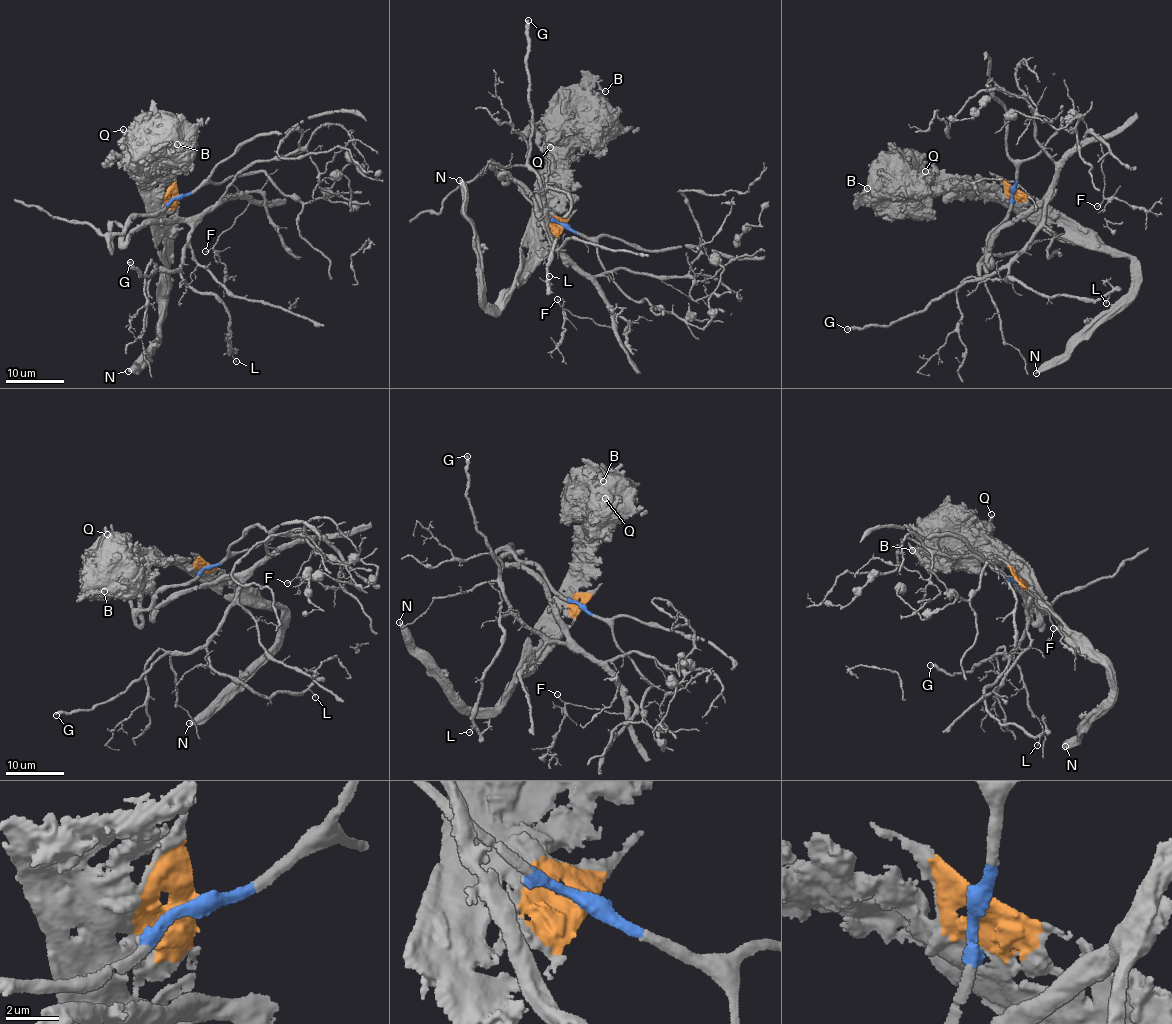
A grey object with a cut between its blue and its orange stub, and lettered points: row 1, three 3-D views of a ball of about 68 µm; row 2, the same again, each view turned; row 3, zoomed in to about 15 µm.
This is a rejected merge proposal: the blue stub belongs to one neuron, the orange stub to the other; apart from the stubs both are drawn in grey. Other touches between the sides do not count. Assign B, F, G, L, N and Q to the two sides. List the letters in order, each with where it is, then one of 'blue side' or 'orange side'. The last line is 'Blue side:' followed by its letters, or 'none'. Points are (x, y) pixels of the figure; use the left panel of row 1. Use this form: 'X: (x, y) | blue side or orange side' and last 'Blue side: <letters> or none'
B: (177, 144) | orange side
F: (205, 251) | blue side
G: (130, 262) | blue side
L: (236, 361) | blue side
N: (128, 371) | orange side
Q: (123, 129) | orange side
Blue side: F, G, L

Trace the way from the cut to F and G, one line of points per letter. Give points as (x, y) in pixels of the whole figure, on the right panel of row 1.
F: (1013, 189), (987, 253), (1000, 228), (1039, 207), (1062, 162), (1099, 141), (1104, 183), (1097, 206)
G: (1013, 189), (987, 253), (998, 231), (1046, 204), (1044, 222), (1008, 263), (888, 325), (847, 328)

